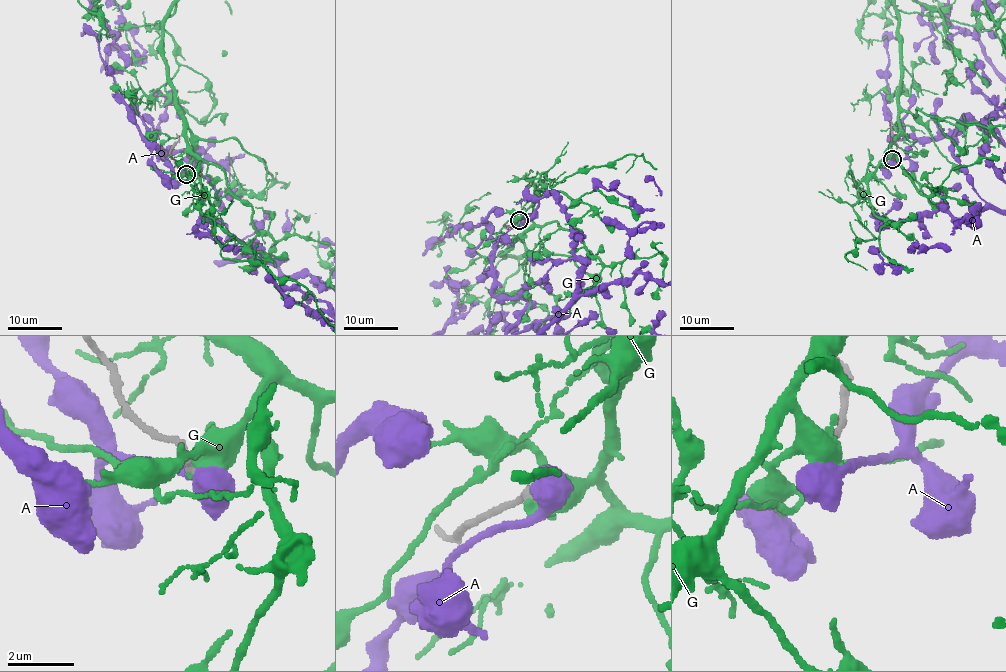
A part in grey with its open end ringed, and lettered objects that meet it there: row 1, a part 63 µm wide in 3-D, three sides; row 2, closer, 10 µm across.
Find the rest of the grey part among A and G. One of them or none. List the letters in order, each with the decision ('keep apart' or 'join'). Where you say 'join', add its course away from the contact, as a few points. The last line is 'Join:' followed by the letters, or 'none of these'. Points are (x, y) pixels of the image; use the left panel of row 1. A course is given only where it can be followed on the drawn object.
A: keep apart
G: keep apart
Join: none of these

